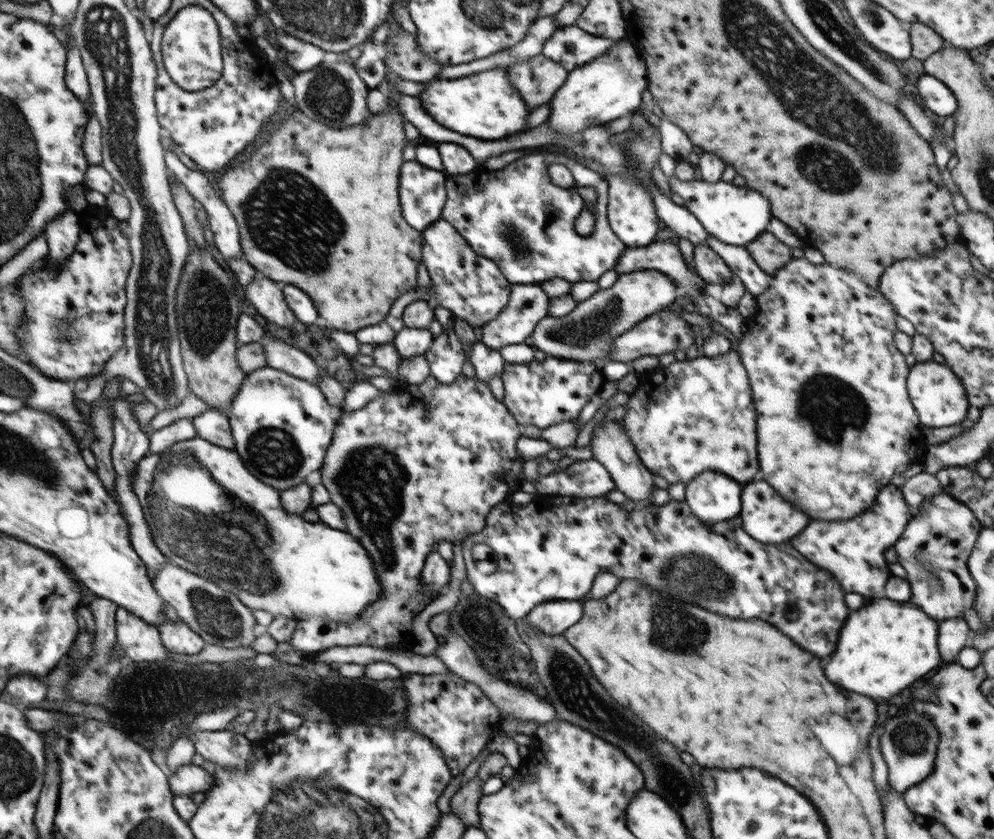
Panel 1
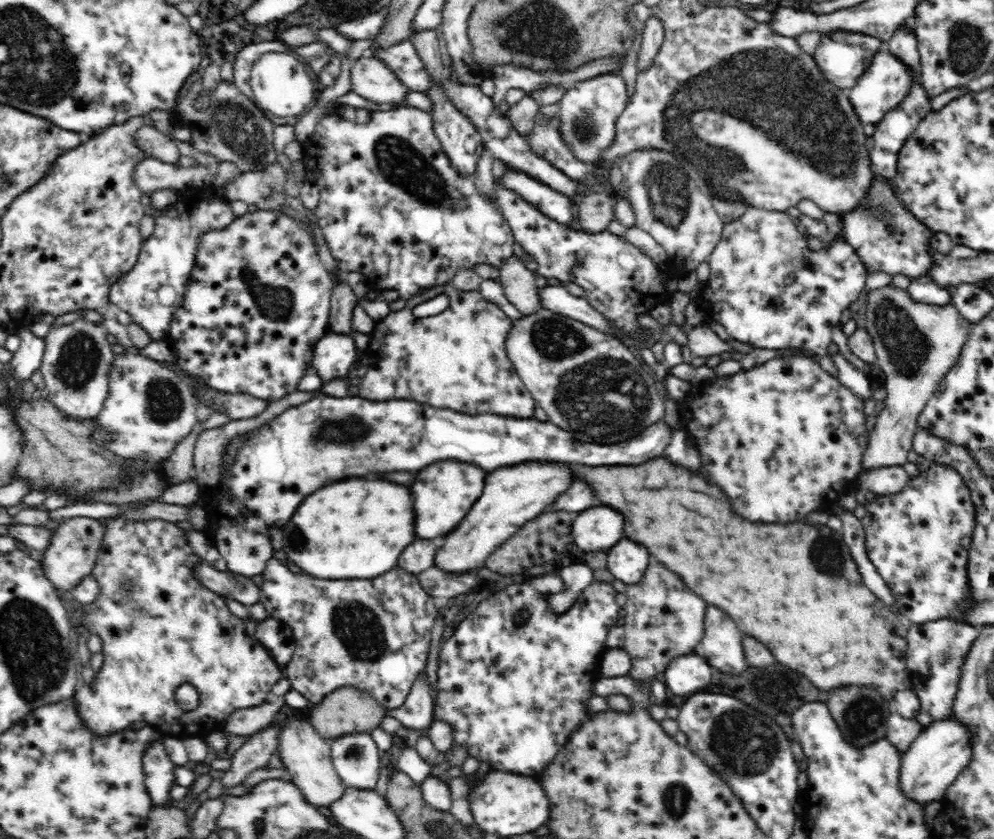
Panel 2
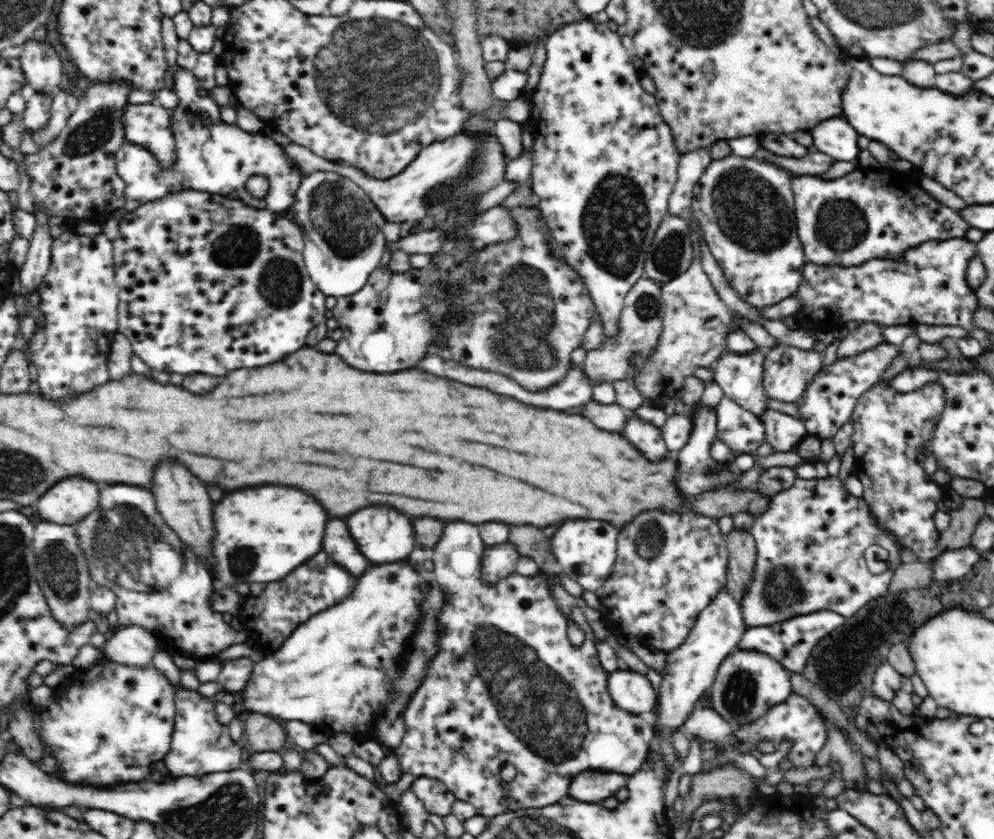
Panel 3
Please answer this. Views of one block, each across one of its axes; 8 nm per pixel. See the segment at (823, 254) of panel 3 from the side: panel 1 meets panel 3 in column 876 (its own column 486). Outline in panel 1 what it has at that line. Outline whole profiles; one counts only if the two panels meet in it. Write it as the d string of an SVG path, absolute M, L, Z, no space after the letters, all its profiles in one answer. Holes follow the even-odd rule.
M562 153L526 154L499 170L489 170L478 166L466 174L447 174L445 187L447 199L441 212L441 218L447 220L481 257L494 261L502 274L512 284L538 285L551 278L564 278L568 282L597 281L606 270L615 268L616 263L627 249L627 246L614 234L607 217L609 199L609 182L602 176L574 159ZM550 164L564 164L571 170L575 185L563 188L554 185L548 175ZM578 187L592 187L597 192L596 204L591 209L595 216L595 227L592 233L582 236L574 229L574 220L584 208L585 202L578 193ZM546 206L554 206L553 212L546 212Z

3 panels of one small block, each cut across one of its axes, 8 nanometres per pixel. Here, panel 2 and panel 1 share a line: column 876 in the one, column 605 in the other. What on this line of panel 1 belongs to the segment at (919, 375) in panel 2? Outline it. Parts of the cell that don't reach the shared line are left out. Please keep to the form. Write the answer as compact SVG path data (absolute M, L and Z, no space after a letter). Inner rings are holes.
M637 270L620 275L612 287L598 289L590 298L577 303L564 317L546 315L542 318L531 335L533 347L546 356L590 362L602 368L616 337L624 335L650 315L668 307L677 298L676 286L667 274L662 274L659 270ZM602 419L596 425L589 445L593 460L600 463L610 473L616 490L620 490L629 500L634 501L637 508L645 509L654 506L651 503L652 489L655 487L652 473L644 466L644 463L640 462L636 447L632 444L622 423L613 420L607 422L606 419Z

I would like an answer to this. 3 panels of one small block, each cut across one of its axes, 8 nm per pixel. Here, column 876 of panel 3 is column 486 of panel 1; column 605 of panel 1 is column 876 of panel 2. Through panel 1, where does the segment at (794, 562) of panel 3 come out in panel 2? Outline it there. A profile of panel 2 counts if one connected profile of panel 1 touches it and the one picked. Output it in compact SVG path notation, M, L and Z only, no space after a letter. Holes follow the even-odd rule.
M932 463L928 470L913 477L900 492L876 496L873 502L866 503L865 508L867 511L861 521L865 530L867 555L890 587L897 603L897 612L906 618L910 616L910 620L917 625L941 618L965 622L963 612L969 609L972 600L967 560L975 529L975 506L960 474L950 465Z

